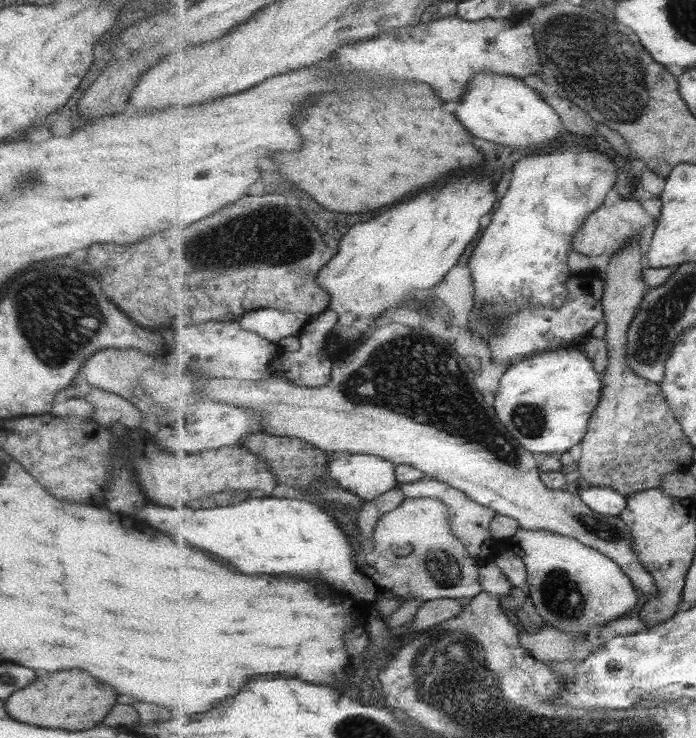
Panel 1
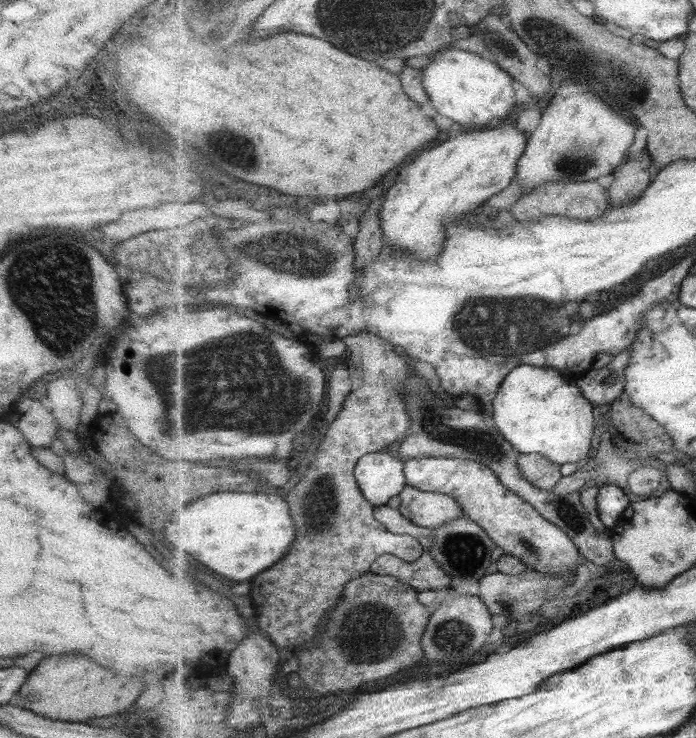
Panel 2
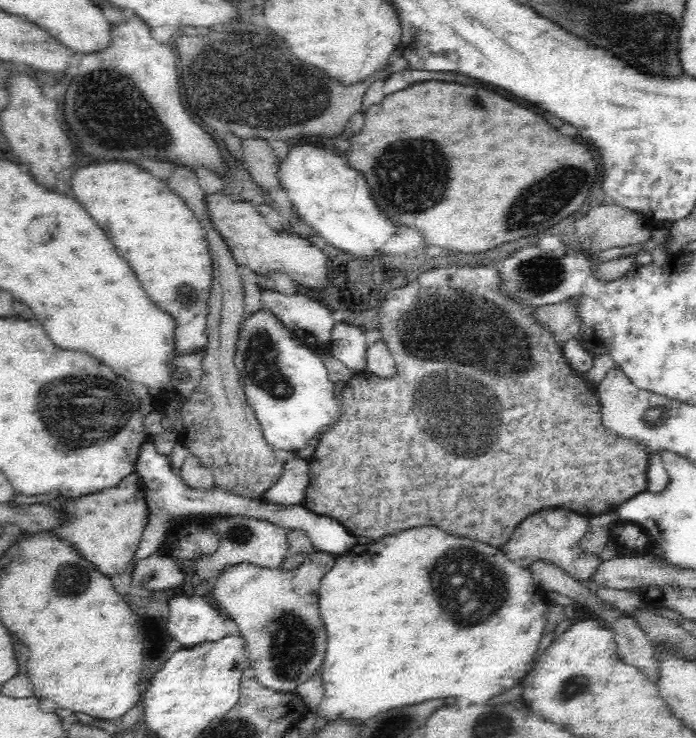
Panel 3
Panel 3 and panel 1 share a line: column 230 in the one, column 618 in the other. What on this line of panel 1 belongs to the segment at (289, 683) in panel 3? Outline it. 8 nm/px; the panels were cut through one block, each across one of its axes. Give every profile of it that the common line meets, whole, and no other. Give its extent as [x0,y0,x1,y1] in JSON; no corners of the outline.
[505,528,639,640]

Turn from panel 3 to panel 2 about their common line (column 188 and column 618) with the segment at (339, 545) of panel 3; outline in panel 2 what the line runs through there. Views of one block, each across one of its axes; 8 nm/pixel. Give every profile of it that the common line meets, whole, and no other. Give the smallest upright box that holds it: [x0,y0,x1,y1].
[597,484,632,529]

